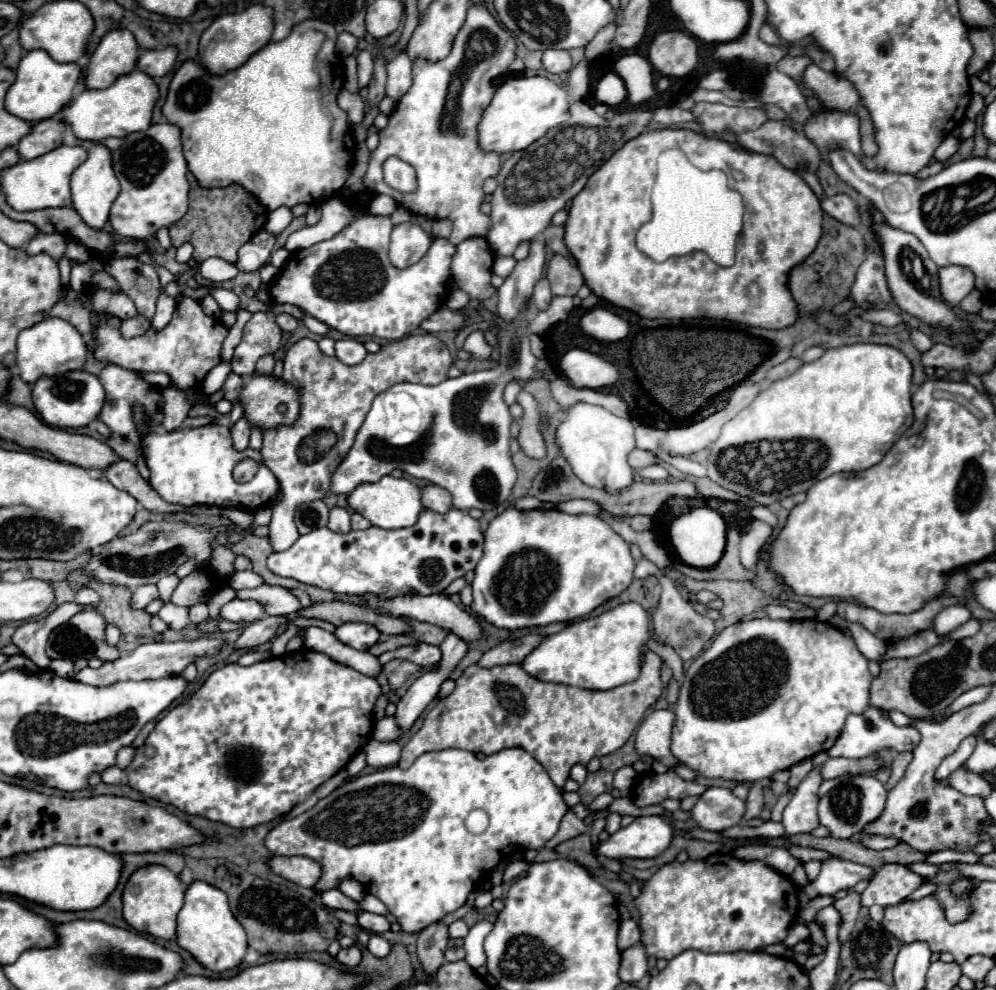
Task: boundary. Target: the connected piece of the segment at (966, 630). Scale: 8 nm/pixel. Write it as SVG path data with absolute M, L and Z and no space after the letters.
M970 618L966 624L962 624L960 628L956 628L954 632L952 632L952 636L948 636L948 638L944 638L944 640L960 640L960 638L968 638L968 636L974 636L978 630L980 630L980 620L976 620L976 618Z

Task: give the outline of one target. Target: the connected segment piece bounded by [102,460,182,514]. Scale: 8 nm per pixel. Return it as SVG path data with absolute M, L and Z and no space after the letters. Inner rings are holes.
M118 460L114 464L110 464L106 470L102 470L102 476L114 484L118 490L124 490L128 494L132 494L146 510L150 512L164 512L164 514L174 514L178 510L182 510L182 506L174 506L168 504L166 500L162 500L152 486L138 474L136 466L128 460Z

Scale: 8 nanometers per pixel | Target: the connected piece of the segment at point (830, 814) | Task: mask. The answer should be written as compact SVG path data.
M852 776L840 782L834 790L820 798L818 804L818 818L820 824L830 830L832 838L850 840L852 836L860 834L866 824L876 820L886 806L886 788L874 776Z

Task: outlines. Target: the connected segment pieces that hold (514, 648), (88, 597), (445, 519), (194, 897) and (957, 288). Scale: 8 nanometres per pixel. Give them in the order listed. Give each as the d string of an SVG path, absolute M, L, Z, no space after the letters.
M536 634L524 636L518 642L506 640L506 642L498 644L496 648L486 650L478 664L482 668L492 668L498 664L520 664L532 652L532 648L536 648L540 644L540 640L542 640L542 636L536 636Z
M84 586L84 588L78 590L78 594L76 594L76 602L78 602L78 604L86 604L86 606L94 606L94 604L98 604L98 594L96 594L92 588Z
M450 508L446 514L424 510L414 526L400 530L370 526L368 530L336 534L328 528L316 528L300 536L286 552L270 554L268 568L278 576L290 576L338 594L440 594L452 580L476 568L482 558L482 544L480 524L468 512L458 508Z
M194 882L188 886L184 896L184 906L178 912L178 946L186 950L198 964L212 972L224 972L234 970L244 962L246 956L246 932L234 920L234 914L230 912L226 894L210 884Z
M958 266L940 268L938 280L942 298L950 308L956 308L960 300L974 290L974 274L968 268L958 268Z

